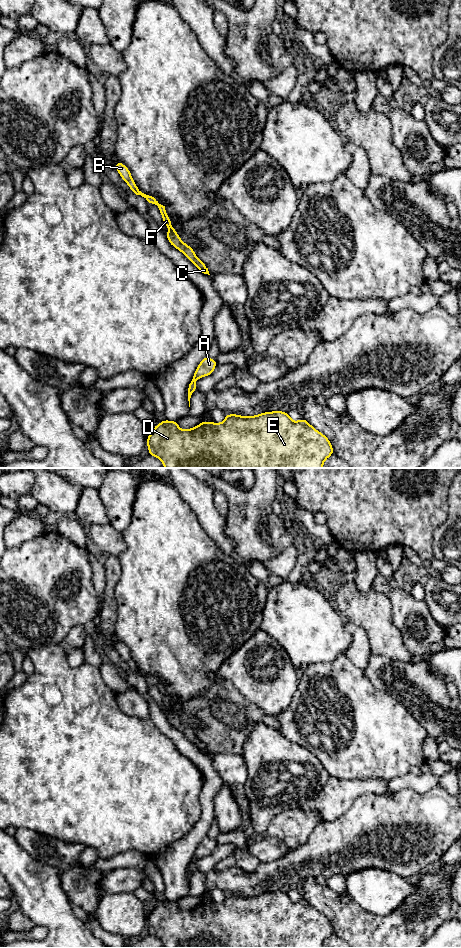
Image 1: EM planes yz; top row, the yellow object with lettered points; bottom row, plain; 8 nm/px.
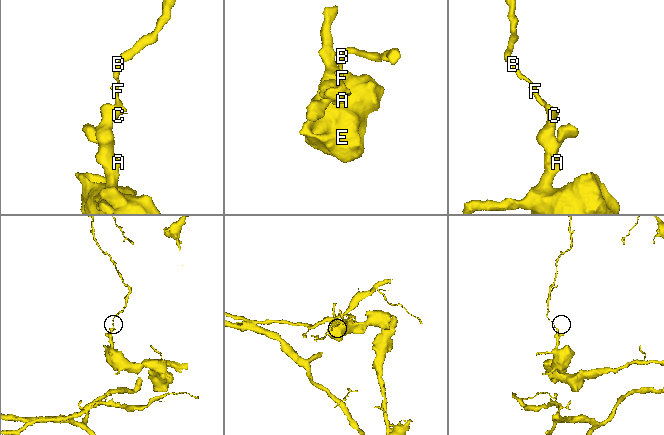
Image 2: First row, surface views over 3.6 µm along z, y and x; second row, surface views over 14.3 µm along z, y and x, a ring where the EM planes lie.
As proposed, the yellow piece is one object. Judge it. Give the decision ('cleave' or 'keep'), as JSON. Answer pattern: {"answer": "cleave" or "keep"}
{"answer": "cleave"}

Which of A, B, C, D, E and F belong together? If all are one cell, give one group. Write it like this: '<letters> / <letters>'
A C D E / B F

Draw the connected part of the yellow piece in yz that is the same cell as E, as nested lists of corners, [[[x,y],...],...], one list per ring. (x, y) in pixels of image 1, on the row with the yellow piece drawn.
[[[283,411],[265,412],[256,416],[226,414],[222,423],[217,424],[202,421],[198,426],[187,430],[181,430],[178,427],[178,422],[165,419],[156,425],[147,437],[146,443],[148,445],[149,455],[159,458],[165,468],[323,468],[324,461],[334,453],[329,439],[311,426],[307,420],[302,418],[294,422],[291,420],[289,413]]]

